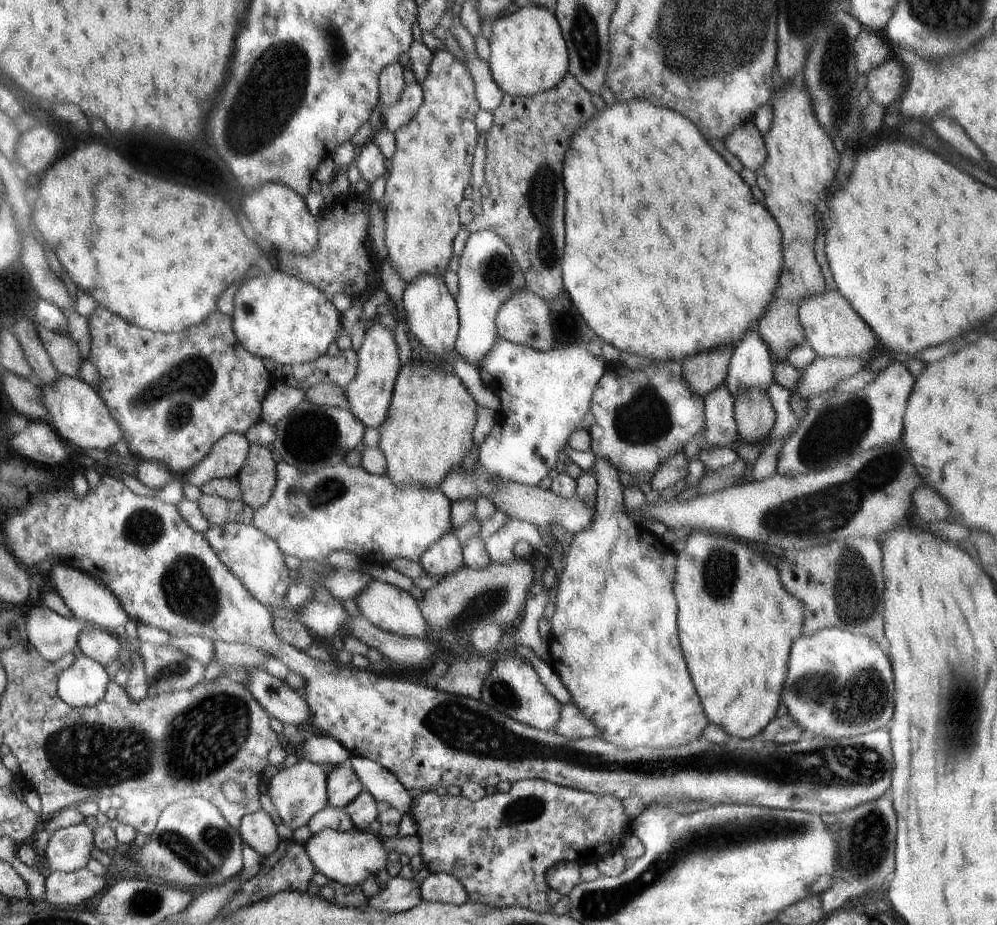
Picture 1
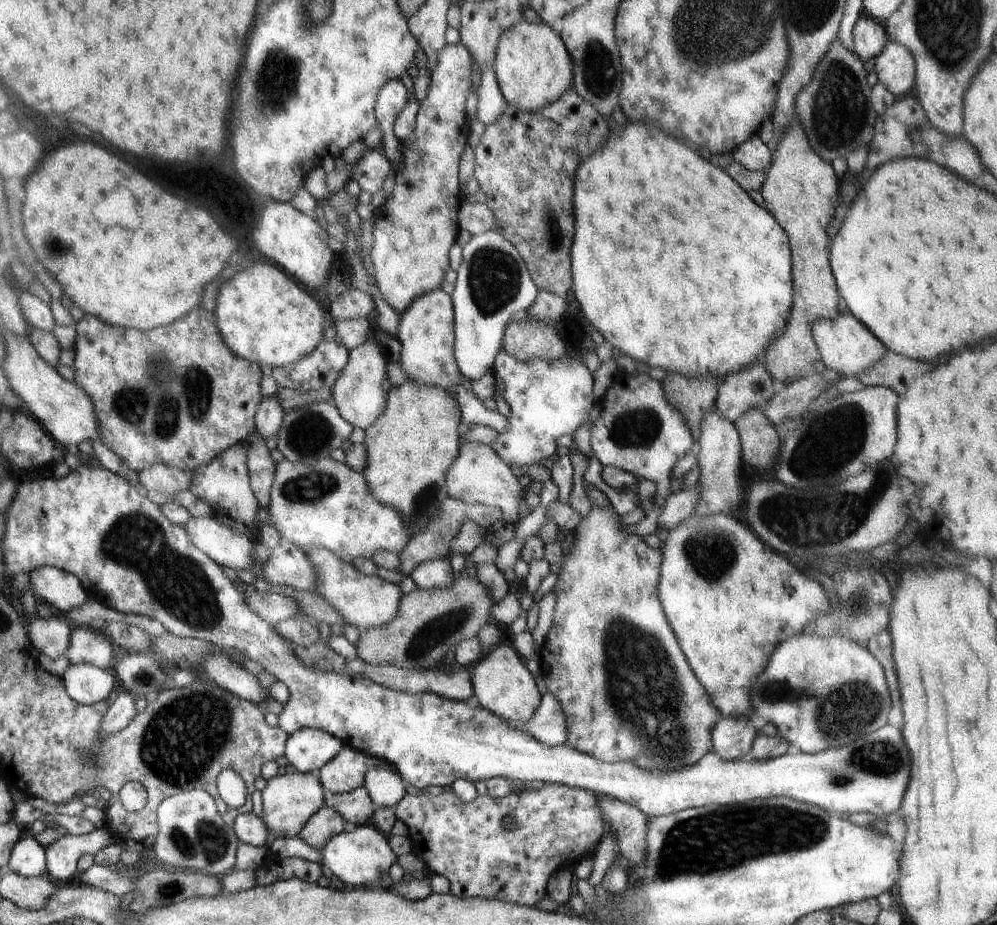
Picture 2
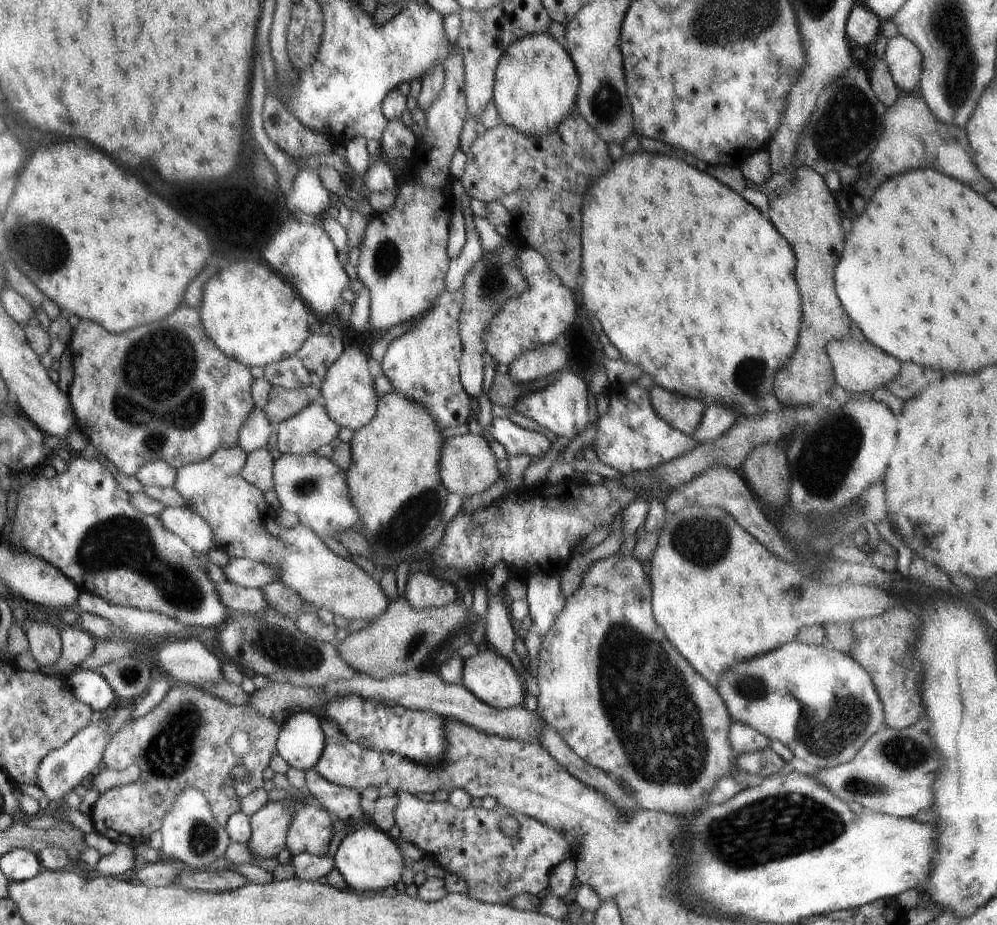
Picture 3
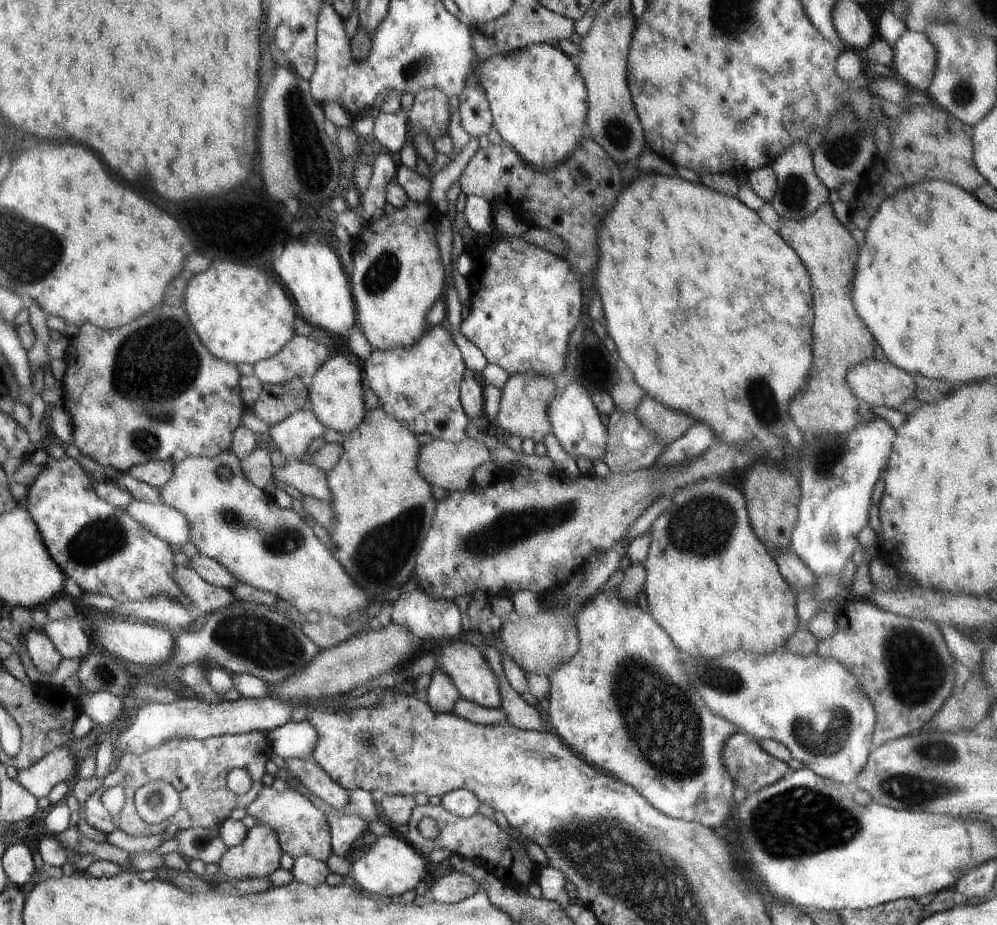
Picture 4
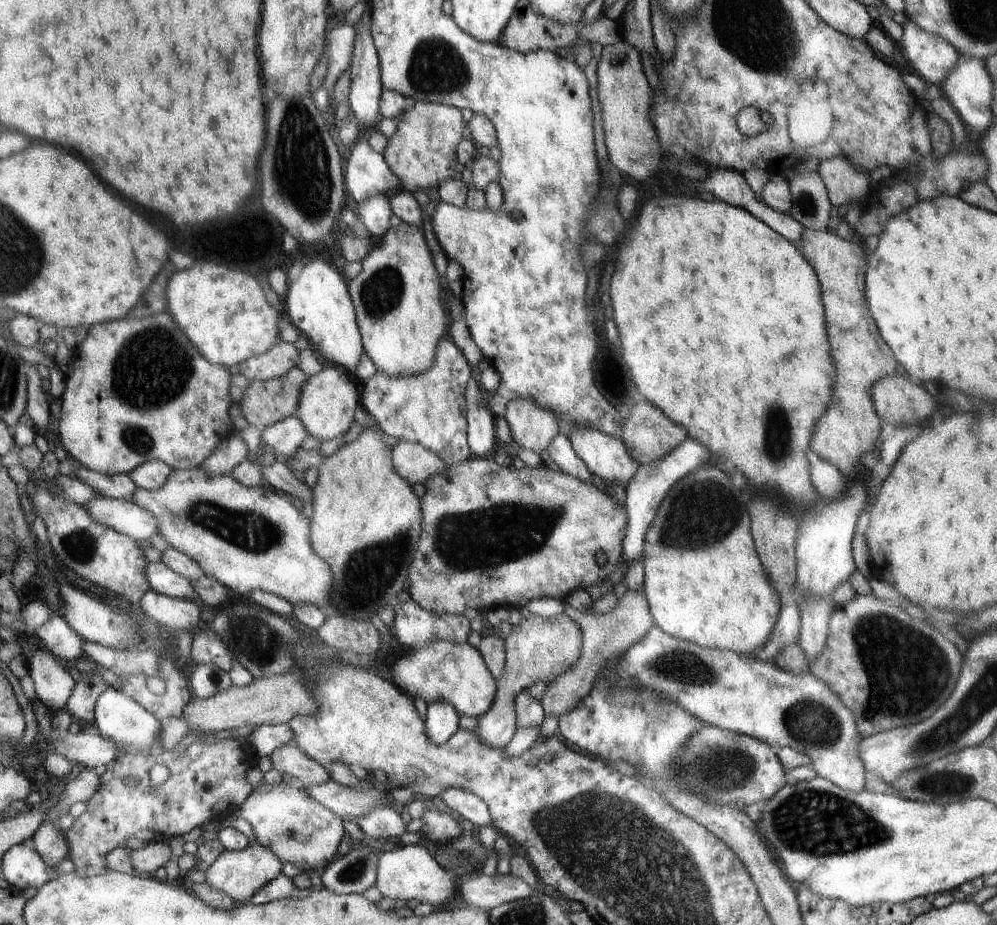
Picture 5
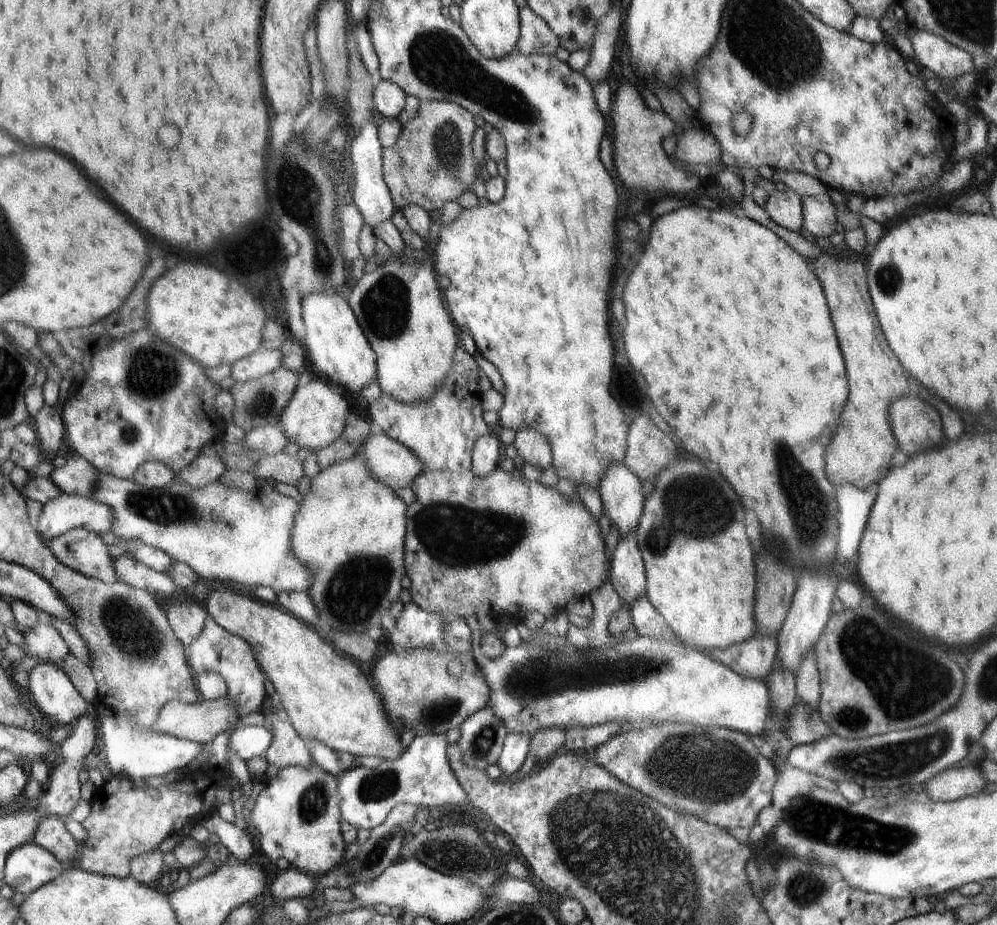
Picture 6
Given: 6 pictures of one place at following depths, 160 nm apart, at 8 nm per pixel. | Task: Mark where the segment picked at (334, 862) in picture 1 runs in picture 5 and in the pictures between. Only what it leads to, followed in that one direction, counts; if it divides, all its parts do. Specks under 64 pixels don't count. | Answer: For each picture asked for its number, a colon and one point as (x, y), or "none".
2: (358, 858)
3: (369, 860)
4: (390, 867)
5: (408, 872)

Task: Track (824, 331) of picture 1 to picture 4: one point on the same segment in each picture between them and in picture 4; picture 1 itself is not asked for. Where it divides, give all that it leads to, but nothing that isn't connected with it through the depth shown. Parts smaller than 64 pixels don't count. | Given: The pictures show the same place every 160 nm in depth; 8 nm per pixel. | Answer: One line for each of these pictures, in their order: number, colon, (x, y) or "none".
2: (846, 346)
3: (859, 367)
4: (877, 383)

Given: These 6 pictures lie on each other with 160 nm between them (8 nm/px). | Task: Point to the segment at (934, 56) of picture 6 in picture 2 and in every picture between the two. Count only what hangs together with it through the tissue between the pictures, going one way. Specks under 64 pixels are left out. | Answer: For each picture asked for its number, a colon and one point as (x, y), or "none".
2: (895, 66)
3: (904, 62)
4: (914, 59)
5: (932, 58)

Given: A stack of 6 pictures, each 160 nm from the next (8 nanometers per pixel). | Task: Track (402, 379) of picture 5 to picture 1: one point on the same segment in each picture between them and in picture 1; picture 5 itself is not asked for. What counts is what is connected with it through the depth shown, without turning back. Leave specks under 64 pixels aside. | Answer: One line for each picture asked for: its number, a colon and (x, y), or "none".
1: (431, 311)
2: (426, 333)
3: (423, 364)
4: (420, 384)

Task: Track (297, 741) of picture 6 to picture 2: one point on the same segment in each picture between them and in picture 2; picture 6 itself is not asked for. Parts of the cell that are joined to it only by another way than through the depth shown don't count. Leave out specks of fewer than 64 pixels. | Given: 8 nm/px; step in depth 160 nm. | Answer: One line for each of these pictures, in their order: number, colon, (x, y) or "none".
2: (355, 806)
3: (343, 802)
4: (309, 774)
5: (289, 759)

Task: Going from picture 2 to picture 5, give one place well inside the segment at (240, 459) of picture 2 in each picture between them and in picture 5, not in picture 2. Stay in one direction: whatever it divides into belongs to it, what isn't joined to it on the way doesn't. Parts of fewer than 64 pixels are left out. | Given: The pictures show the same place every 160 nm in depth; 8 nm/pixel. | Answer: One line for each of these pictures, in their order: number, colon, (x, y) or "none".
3: (245, 527)
4: (274, 549)
5: (248, 538)

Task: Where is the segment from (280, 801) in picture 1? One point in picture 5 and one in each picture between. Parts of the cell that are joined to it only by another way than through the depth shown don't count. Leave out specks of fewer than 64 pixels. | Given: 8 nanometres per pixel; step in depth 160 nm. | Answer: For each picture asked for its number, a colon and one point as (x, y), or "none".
2: (289, 800)
3: (270, 824)
4: (259, 855)
5: (238, 875)

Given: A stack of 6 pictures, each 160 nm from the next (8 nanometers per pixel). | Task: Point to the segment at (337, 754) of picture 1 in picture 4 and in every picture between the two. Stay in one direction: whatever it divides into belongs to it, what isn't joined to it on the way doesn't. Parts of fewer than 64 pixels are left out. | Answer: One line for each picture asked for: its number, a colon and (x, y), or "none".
2: (307, 749)
3: (301, 742)
4: (292, 740)

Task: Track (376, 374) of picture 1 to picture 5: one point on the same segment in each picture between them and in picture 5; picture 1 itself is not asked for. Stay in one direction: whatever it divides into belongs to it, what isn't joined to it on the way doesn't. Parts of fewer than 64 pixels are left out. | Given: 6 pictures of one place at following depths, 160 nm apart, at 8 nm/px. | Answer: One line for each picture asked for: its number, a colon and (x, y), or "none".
2: (360, 391)
3: (350, 398)
4: (336, 395)
5: (329, 403)

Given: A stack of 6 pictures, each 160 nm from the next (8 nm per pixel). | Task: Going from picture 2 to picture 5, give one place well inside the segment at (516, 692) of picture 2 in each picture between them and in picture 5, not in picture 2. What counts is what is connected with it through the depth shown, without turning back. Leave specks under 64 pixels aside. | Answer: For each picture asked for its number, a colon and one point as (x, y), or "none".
3: (489, 677)
4: (474, 679)
5: (456, 673)

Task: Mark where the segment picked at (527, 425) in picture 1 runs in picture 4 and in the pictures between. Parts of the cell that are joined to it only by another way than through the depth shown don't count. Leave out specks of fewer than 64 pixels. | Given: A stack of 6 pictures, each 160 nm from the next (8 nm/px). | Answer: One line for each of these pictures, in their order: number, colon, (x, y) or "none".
2: (547, 399)
3: (562, 408)
4: (575, 421)

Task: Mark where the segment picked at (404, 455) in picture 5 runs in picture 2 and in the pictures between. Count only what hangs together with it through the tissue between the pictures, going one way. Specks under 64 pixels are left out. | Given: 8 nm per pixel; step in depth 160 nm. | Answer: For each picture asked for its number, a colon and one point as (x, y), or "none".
2: (478, 475)
3: (468, 466)
4: (449, 465)

